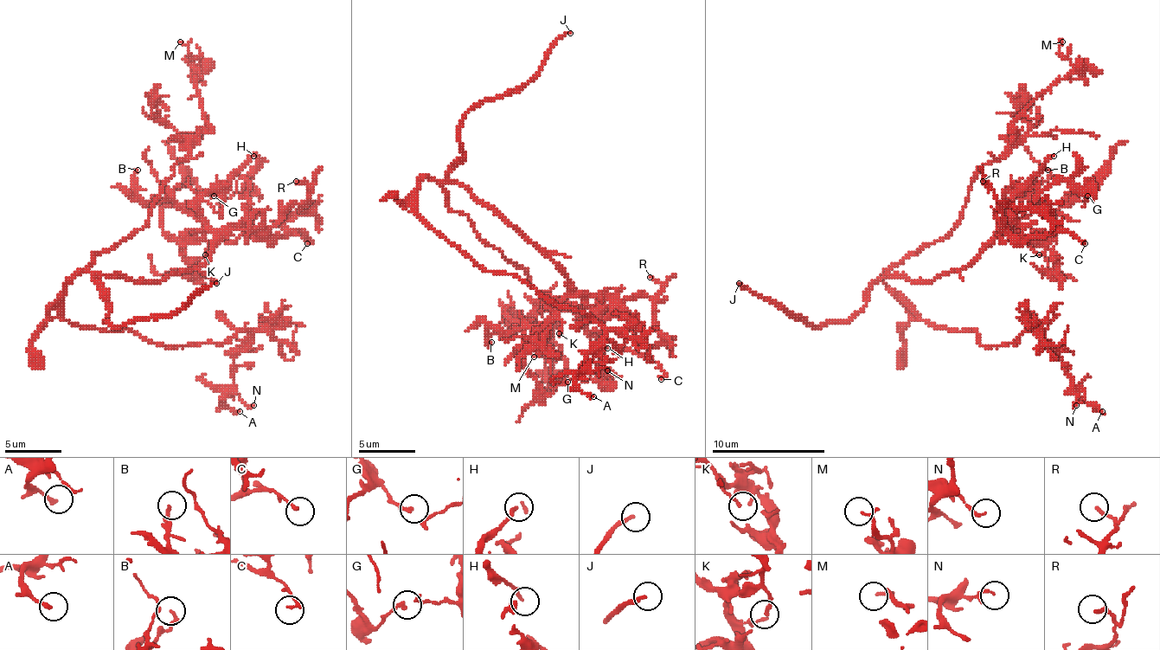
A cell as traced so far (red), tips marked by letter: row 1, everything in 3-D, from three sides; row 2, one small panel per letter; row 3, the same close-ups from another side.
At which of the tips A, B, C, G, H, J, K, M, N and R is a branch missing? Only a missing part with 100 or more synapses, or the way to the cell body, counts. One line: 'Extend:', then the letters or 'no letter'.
Extend: J

